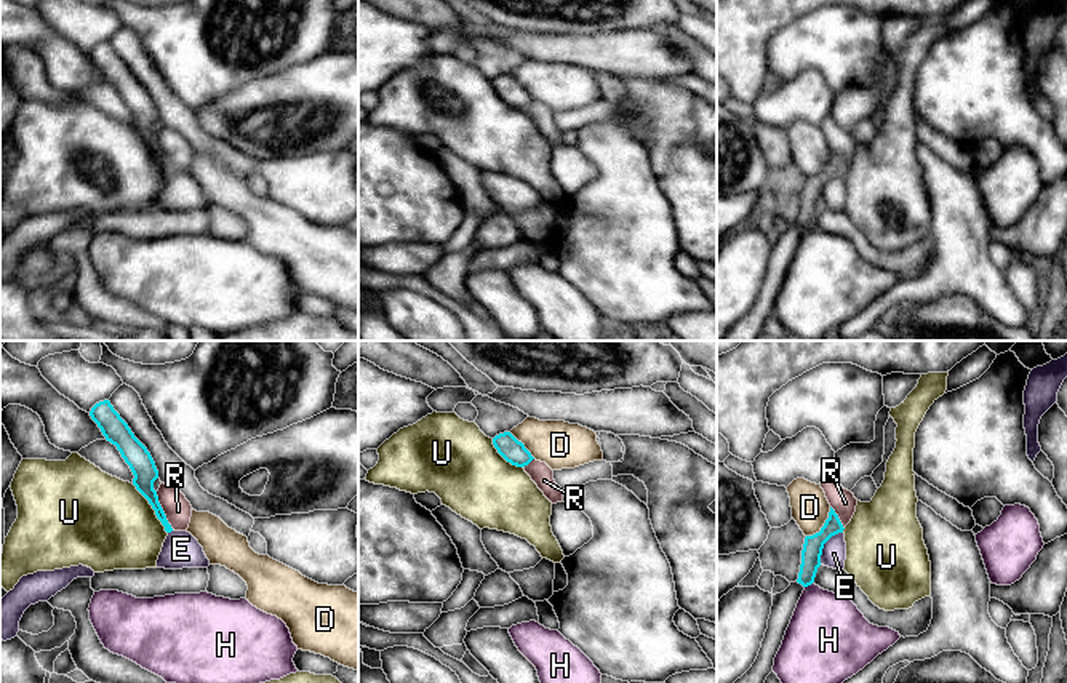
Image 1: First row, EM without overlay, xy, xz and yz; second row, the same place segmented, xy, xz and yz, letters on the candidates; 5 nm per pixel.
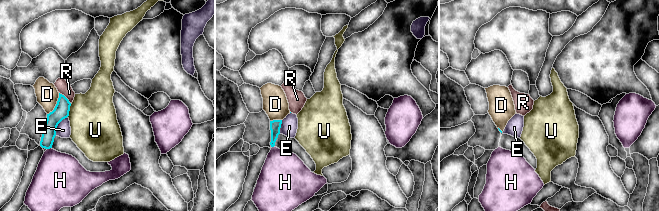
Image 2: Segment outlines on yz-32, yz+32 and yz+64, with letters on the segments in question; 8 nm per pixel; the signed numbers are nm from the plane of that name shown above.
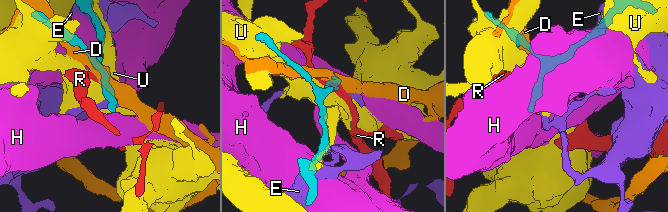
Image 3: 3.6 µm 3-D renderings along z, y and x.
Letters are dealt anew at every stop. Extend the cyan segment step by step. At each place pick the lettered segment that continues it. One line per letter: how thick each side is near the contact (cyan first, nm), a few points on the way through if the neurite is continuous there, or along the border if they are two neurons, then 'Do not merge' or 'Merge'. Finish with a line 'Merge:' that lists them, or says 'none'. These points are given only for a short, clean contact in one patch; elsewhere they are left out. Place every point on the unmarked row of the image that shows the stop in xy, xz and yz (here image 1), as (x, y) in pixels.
D: Thickness 100 nm (cyan) against 190 nm. Do not merge
E: Thickness 100 nm (cyan) against 130 nm. Do not merge
H: Thickness 100 nm (cyan) against 380 nm. Boundary: yz (811, 224), (805, 229). Do not merge
R: Thickness 120 nm (cyan) against 140 nm. Boundary: xy (155, 133), (165, 160), (173, 170). Do not merge
U: Thickness 120 nm (cyan) against 460 nm. Do not merge
Merge: none

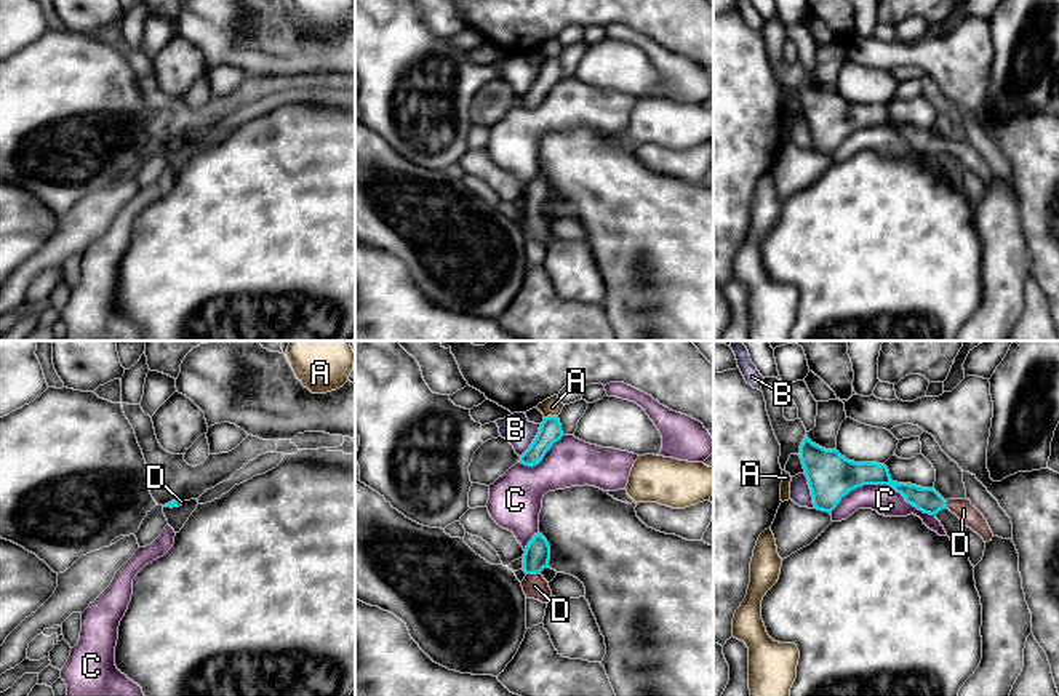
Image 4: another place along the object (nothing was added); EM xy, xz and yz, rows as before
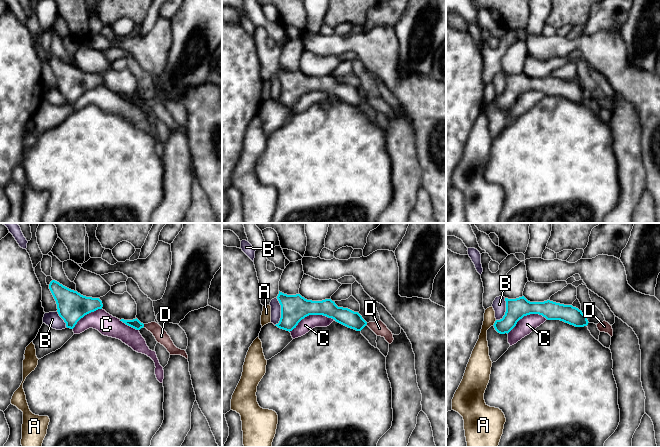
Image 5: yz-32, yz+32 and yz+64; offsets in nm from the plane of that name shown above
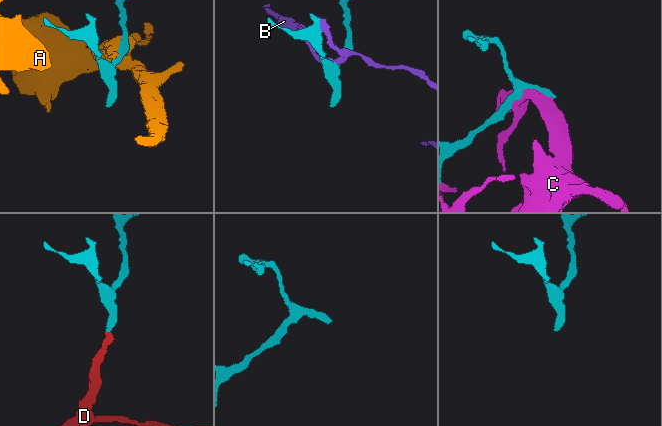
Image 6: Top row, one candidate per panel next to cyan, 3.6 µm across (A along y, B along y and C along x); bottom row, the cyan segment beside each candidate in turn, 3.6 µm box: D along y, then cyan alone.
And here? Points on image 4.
A: Thickness 110 nm (cyan) against 100 nm. Do not merge
B: Thickness 240 nm (cyan) against 110 nm. Do not merge
C: Thickness 220 nm (cyan) against 150 nm. Do not merge
D: Thickness 130 nm (cyan) against 120 nm. Path across: xz (536, 197), (533, 215), (535, 228). Merge
Merge: D

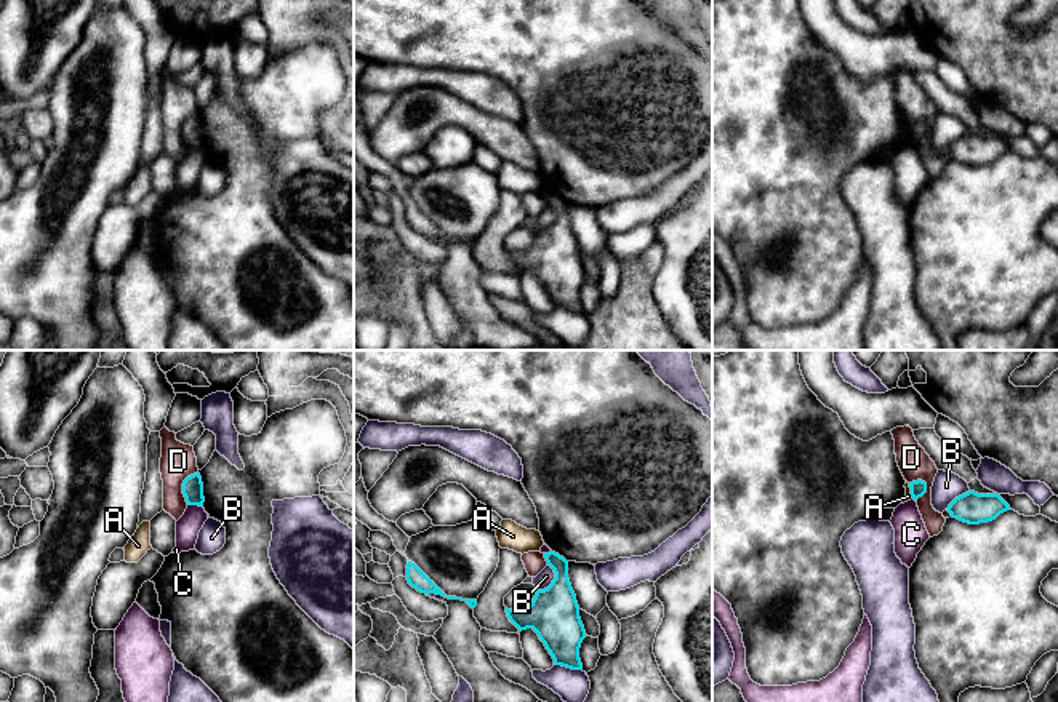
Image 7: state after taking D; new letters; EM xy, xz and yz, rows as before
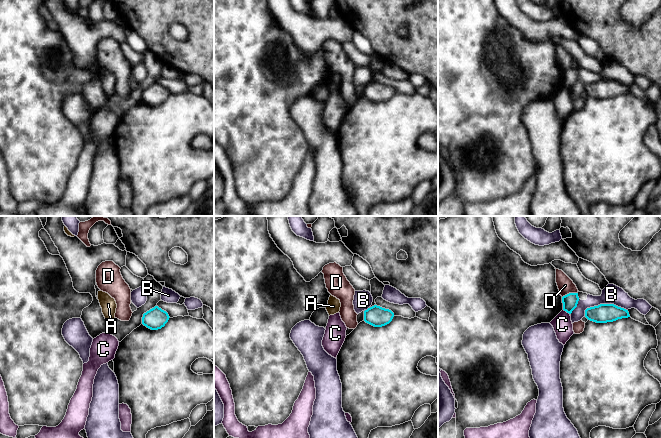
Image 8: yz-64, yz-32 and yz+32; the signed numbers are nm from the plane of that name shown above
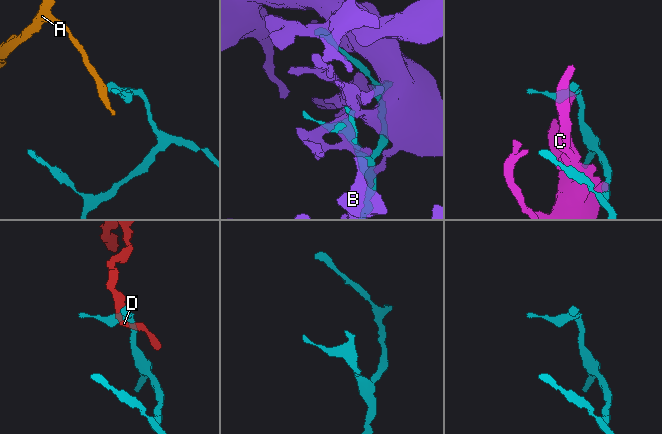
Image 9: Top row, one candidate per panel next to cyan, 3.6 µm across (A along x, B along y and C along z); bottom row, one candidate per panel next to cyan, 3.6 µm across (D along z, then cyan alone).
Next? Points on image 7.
A: Thickness 80 nm (cyan) against 40 nm. Boundary: yz (908, 125), (913, 139). Do not merge
B: Thickness 260 nm (cyan) against 80 nm. Do not merge
C: Thickness 110 nm (cyan) against 120 nm. Do not merge
D: Thickness 110 nm (cyan) against 180 nm. Boundary: xy (197, 112), (183, 125), (186, 146). Do not merge
Merge: none

